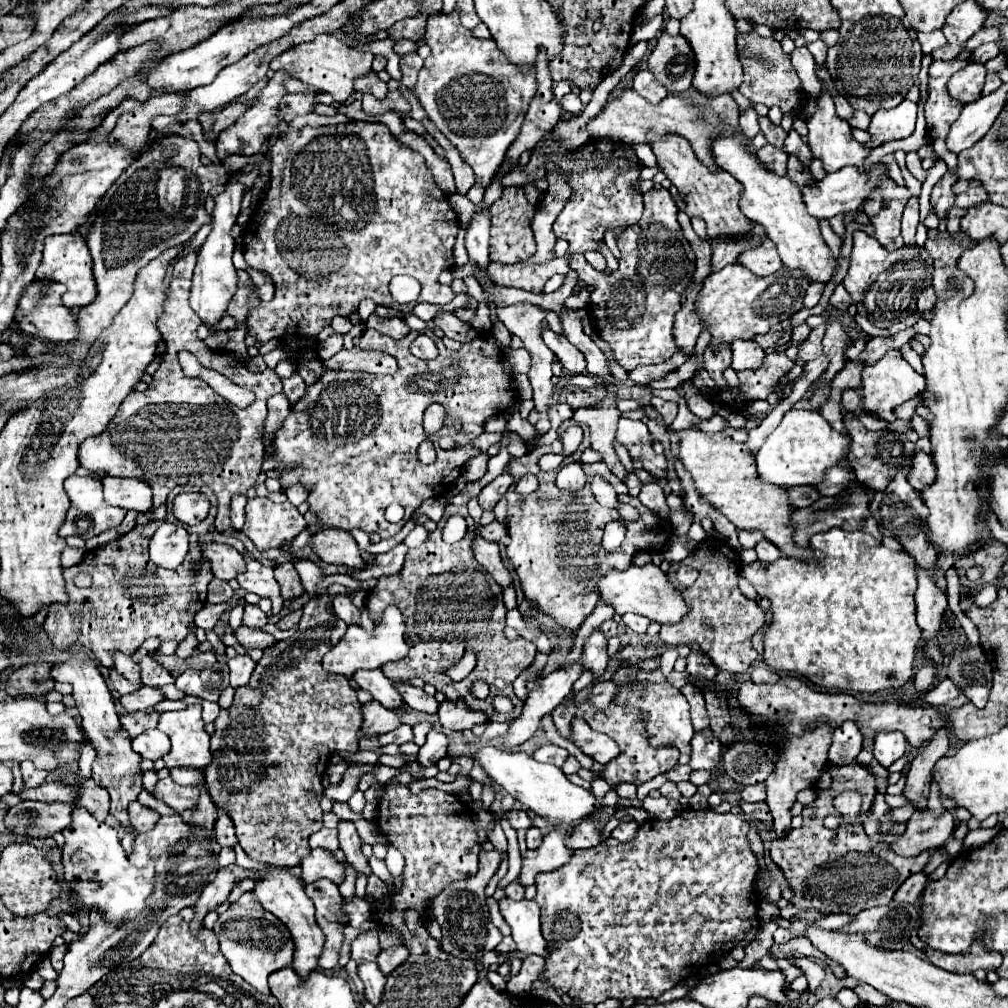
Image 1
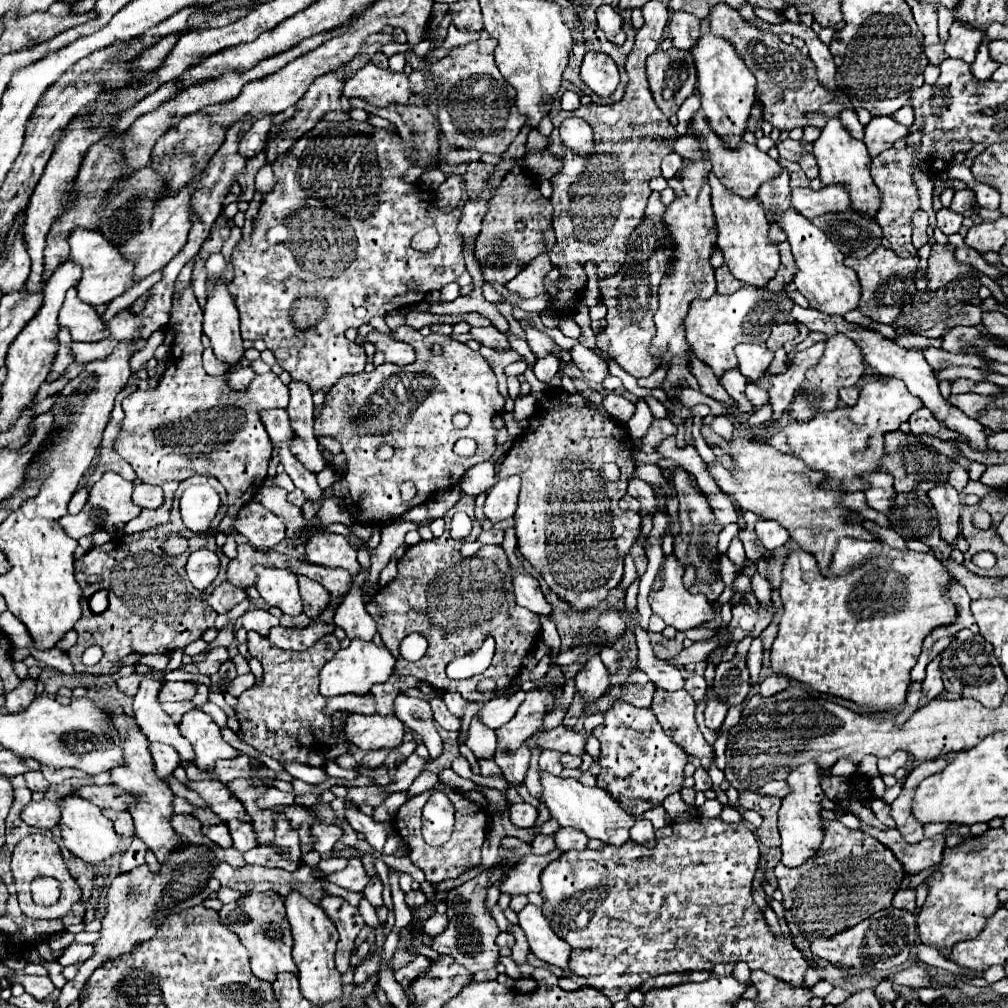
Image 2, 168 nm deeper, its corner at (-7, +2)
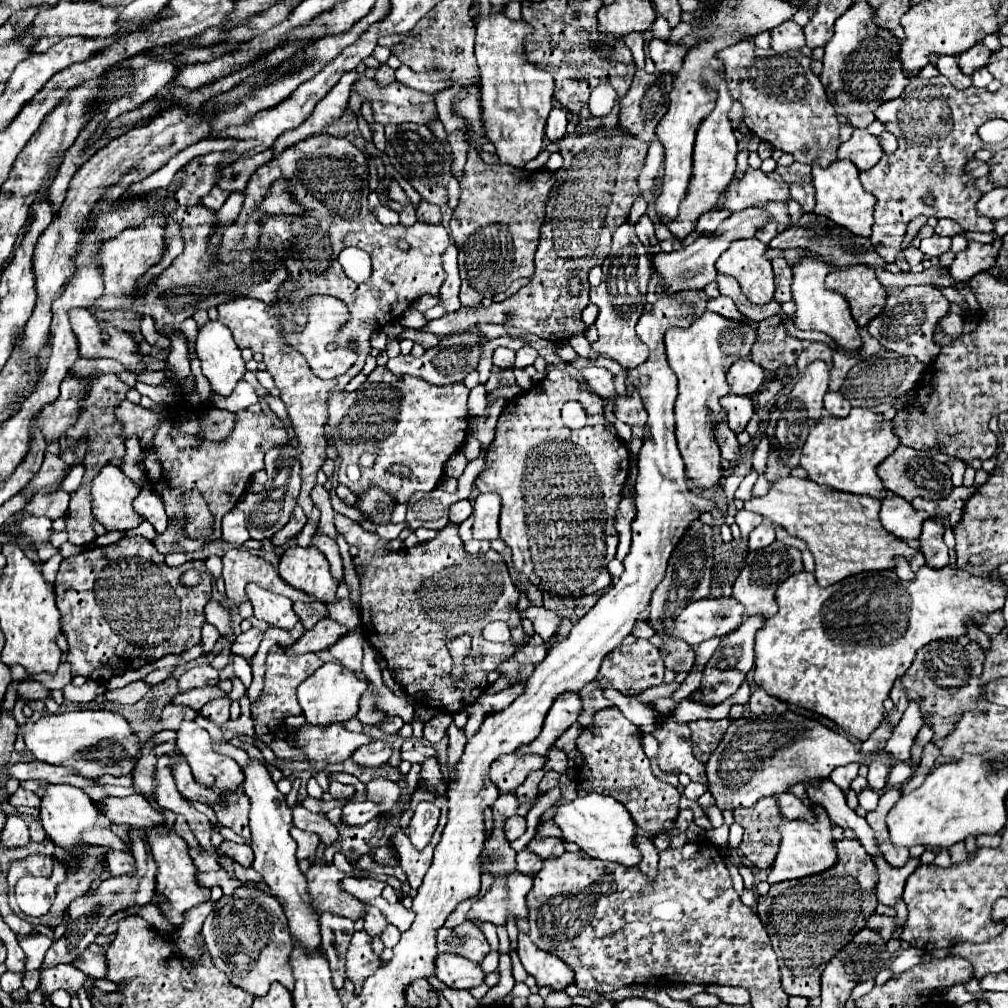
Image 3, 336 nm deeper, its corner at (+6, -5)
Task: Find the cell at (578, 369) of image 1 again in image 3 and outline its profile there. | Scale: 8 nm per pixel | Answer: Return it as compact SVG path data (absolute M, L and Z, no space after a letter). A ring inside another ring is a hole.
M587 366L587 368L583 368L583 376L585 376L589 388L595 394L599 394L605 400L613 398L613 394L615 394L615 382L613 382L615 376L609 370L599 368L599 366Z

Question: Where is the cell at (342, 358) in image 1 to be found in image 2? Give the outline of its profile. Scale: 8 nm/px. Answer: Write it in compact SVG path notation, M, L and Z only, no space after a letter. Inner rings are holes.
M372 331L366 335L370 343L374 343L376 351L384 353L384 363L394 363L394 365L410 365L414 361L414 349L406 343L394 341L386 337L380 331Z

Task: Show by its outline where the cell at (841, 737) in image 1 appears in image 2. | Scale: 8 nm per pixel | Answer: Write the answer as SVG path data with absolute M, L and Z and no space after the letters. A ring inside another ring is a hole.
M850 757L838 759L838 761L832 765L832 769L830 769L832 775L844 775L844 777L852 777L856 771L858 771L858 767L856 767L856 763L854 763Z

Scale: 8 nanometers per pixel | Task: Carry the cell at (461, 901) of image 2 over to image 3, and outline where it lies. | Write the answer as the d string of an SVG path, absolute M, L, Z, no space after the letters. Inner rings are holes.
M439 954L435 964L435 976L449 988L455 990L471 990L479 986L485 978L479 964L469 962L467 958L453 954Z

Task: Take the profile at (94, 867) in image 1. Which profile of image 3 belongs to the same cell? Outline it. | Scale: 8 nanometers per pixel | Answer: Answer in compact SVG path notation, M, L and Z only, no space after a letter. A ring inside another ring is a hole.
M45 784L43 786L43 796L41 796L41 822L47 832L47 836L65 852L81 852L87 846L79 842L79 834L83 830L91 830L95 826L99 812L93 800L75 786L69 784Z

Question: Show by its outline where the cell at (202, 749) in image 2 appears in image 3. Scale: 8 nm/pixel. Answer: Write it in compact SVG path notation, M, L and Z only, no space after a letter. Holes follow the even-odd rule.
M185 720L181 722L179 730L177 730L177 750L185 756L187 764L191 766L191 772L195 776L195 780L211 790L217 790L219 794L223 792L235 792L241 784L243 784L243 772L241 766L231 760L229 756L223 756L219 752L213 750L213 740L209 736L209 732L201 726L197 726L193 720Z

